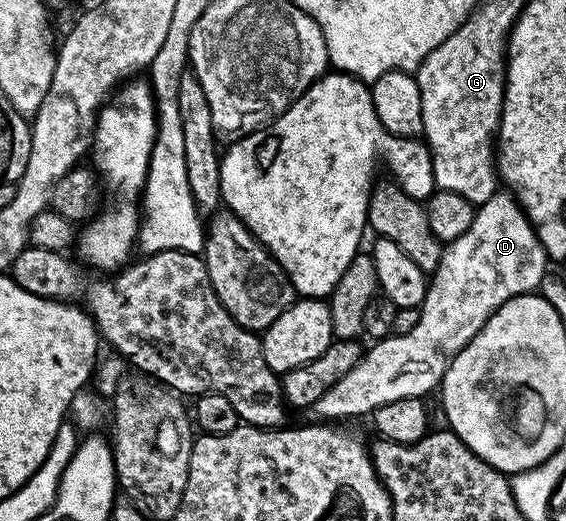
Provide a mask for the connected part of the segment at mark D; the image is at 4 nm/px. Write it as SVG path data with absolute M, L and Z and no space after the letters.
M506 191L494 193L492 199L488 199L483 205L477 206L472 227L468 227L468 231L464 231L464 235L460 235L460 239L449 242L449 244L443 248L440 263L434 268L434 272L429 278L426 286L426 297L423 299L418 309L418 322L416 323L416 327L412 327L412 331L408 331L407 333L394 333L391 336L375 340L373 344L371 344L374 346L372 346L371 349L369 346L369 348L363 352L360 363L356 363L356 367L352 367L352 371L348 371L348 375L344 375L344 379L340 379L328 391L324 391L324 395L312 407L312 413L318 416L315 418L338 419L334 417L362 417L365 413L367 416L373 414L375 409L384 407L384 403L396 403L396 399L412 399L413 397L425 398L427 396L426 393L432 392L433 389L435 392L435 390L441 386L442 376L444 376L446 369L452 363L452 359L482 330L486 320L490 318L500 306L504 303L508 303L508 299L519 297L525 293L533 293L541 286L542 280L548 275L546 265L548 266L548 258L544 247L540 243L540 239L536 235L534 224L526 218L526 212L522 210L522 206L519 205L517 199Z

